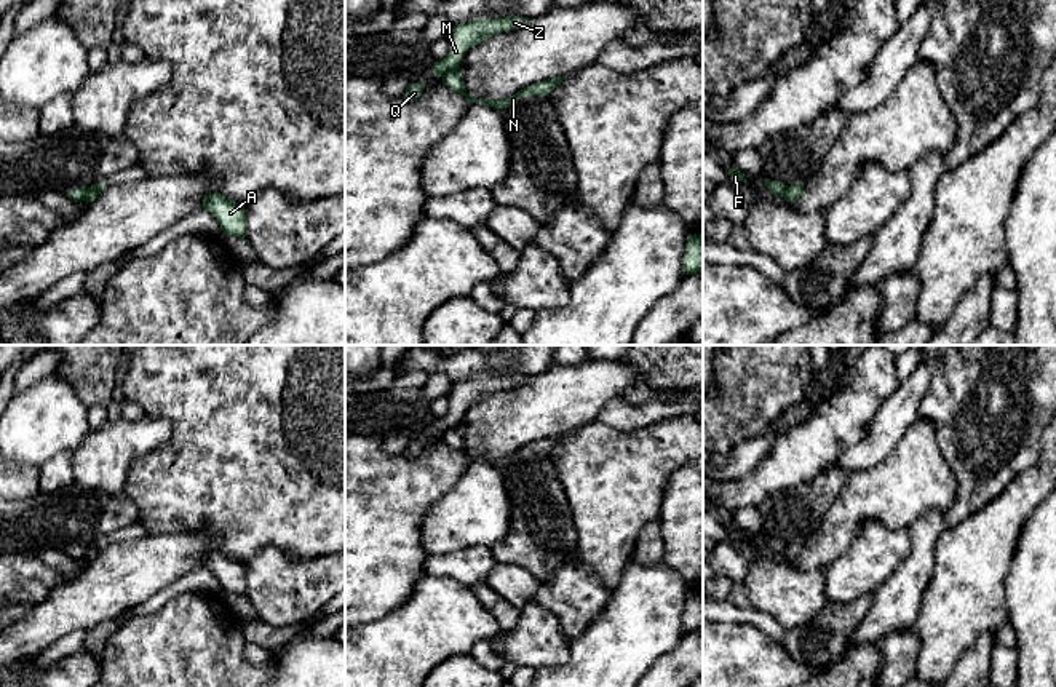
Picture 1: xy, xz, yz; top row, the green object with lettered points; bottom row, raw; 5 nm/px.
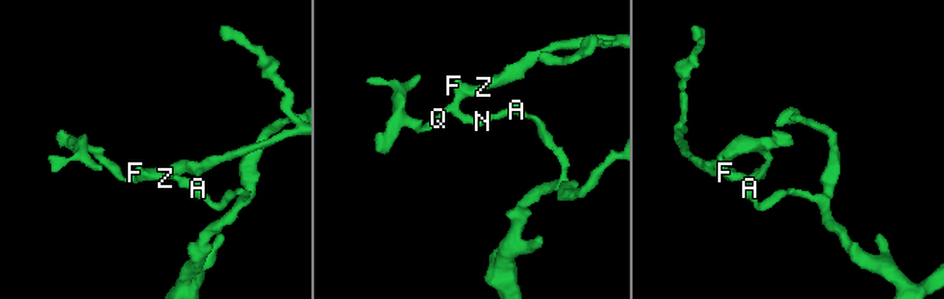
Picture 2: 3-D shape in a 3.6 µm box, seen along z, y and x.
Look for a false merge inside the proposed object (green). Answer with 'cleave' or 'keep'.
cleave

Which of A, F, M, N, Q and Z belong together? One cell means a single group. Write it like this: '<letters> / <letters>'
A N / F M Q Z

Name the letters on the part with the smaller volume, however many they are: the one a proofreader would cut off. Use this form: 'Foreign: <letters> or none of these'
Foreign: F, M, Q, Z

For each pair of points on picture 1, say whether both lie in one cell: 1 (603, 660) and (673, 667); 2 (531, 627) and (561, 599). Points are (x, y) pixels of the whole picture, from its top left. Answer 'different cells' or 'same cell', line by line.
1: different cells
2: different cells

